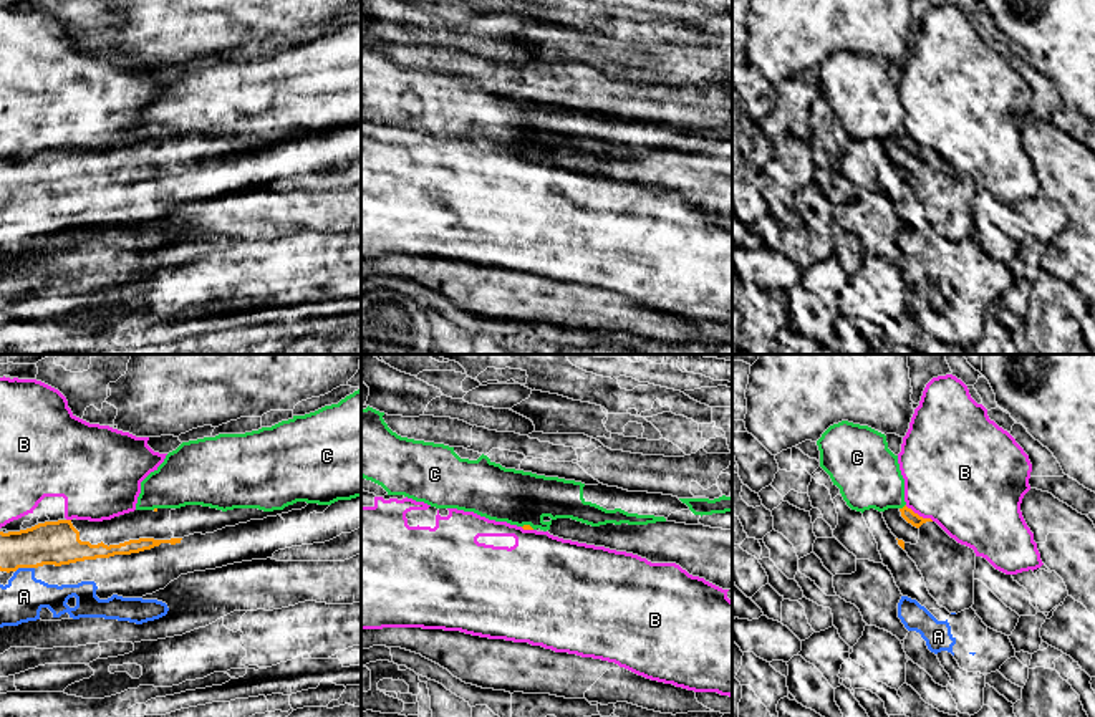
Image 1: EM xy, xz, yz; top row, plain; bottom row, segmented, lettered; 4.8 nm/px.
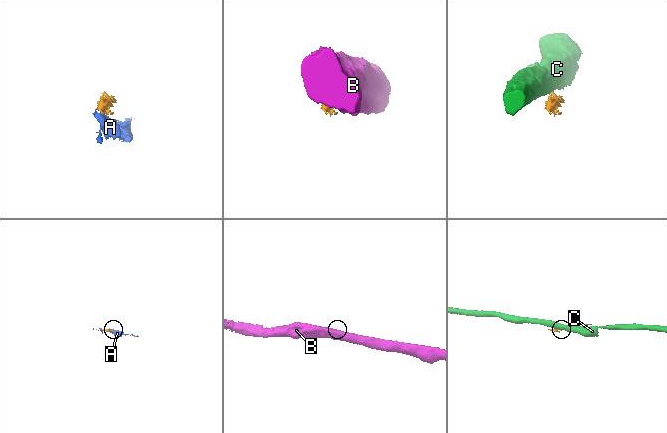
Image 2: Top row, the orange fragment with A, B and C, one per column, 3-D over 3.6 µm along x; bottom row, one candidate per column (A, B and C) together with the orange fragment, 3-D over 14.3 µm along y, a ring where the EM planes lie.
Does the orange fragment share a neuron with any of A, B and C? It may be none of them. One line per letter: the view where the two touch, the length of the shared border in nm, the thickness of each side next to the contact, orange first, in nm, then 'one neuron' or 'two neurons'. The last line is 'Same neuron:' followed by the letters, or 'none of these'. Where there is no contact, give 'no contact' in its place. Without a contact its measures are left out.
A: meets orange in xy; contact 100 nm long; 220 nm thick on the orange side, 200 nm on the other; one neuron
B: meets orange in yz; contact 160 nm long; 60 nm thick on the orange side, 460 nm on the other; two neurons
C: meets orange in yz; contact 40 nm long; 60 nm thick on the orange side, 320 nm on the other; two neurons
Same neuron: A

